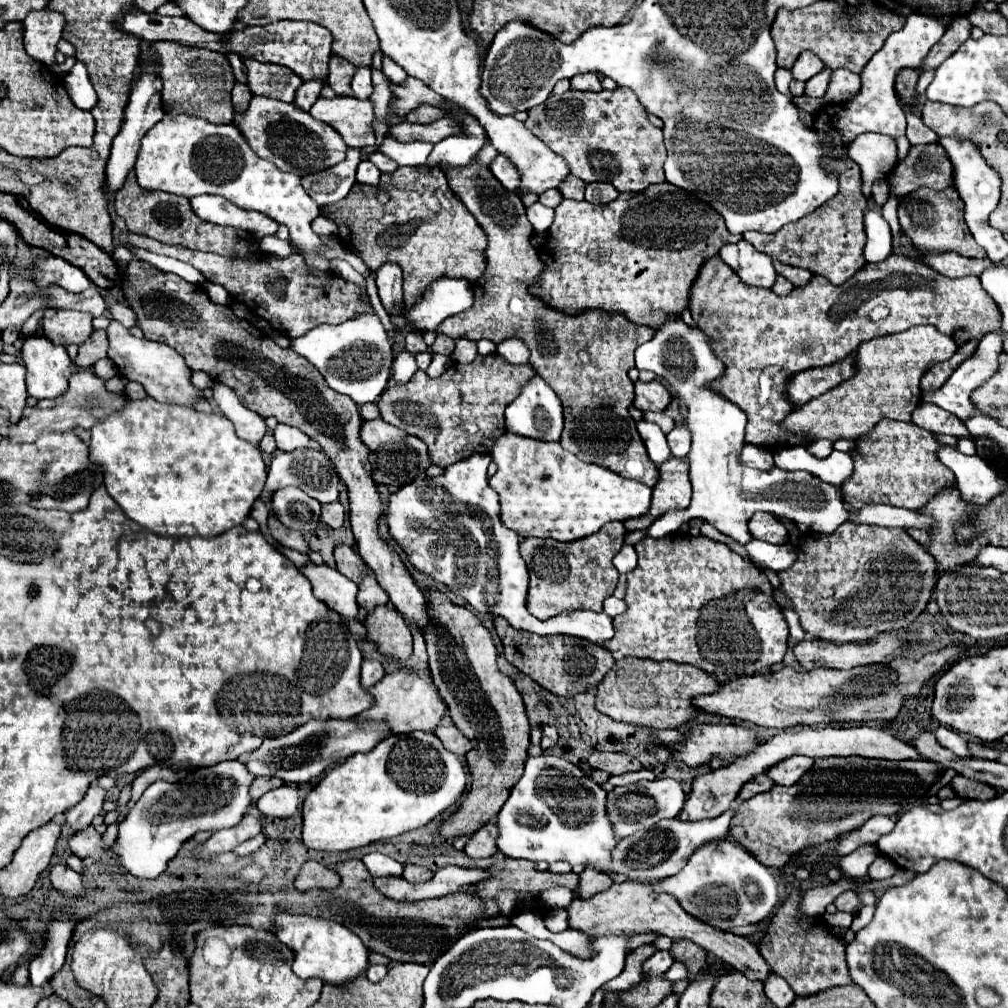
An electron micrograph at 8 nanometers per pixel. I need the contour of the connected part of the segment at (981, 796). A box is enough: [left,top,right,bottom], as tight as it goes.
[950,775,998,801]

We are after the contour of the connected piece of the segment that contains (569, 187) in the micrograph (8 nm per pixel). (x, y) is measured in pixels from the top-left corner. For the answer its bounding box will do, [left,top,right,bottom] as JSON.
[558,175,584,201]

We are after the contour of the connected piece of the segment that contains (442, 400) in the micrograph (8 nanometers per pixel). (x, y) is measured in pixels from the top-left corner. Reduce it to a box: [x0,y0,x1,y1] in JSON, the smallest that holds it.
[380,355,534,469]

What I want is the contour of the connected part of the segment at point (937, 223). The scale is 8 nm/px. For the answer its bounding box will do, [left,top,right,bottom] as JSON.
[898,187,986,259]

